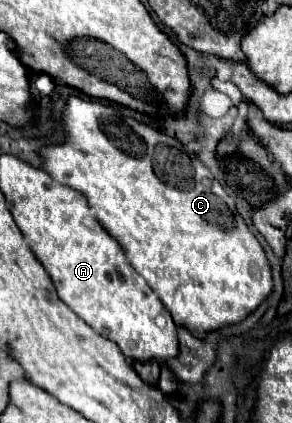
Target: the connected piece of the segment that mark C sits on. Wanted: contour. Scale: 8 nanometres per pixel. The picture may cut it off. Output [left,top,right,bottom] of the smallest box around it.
[40,96,274,340]

